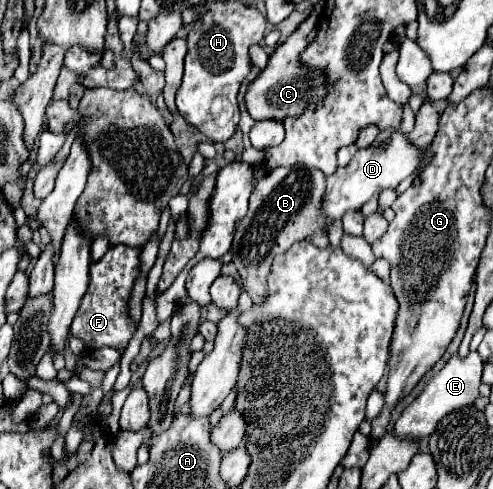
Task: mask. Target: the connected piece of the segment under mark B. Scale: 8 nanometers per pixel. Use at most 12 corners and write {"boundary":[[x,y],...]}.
{"boundary":[[272,169],[232,241],[246,291],[272,259],[324,225],[326,175]]}

